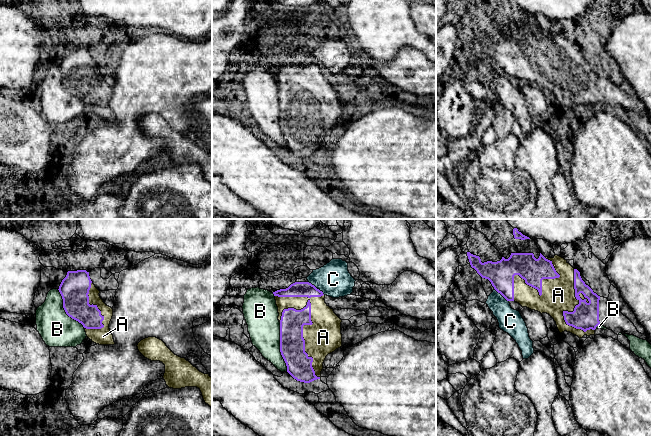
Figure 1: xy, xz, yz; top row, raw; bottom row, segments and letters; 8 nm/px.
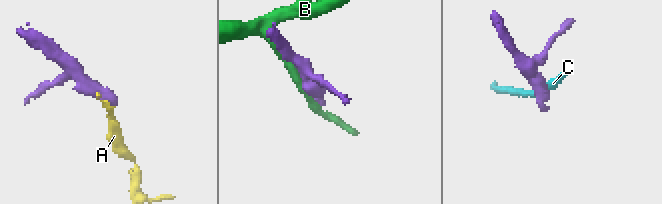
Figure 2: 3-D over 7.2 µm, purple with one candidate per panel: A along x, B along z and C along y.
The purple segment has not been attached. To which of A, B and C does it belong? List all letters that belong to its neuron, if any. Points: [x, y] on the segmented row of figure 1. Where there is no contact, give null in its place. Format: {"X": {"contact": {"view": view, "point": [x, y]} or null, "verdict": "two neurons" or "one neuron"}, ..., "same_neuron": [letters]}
{"A": {"contact": {"view": "xz", "point": [309, 324]}, "verdict": "one neuron"}, "B": {"contact": {"view": "xz", "point": [280, 347]}, "verdict": "two neurons"}, "C": {"contact": {"view": "xz", "point": [315, 287]}, "verdict": "two neurons"}, "same_neuron": ["A"]}

